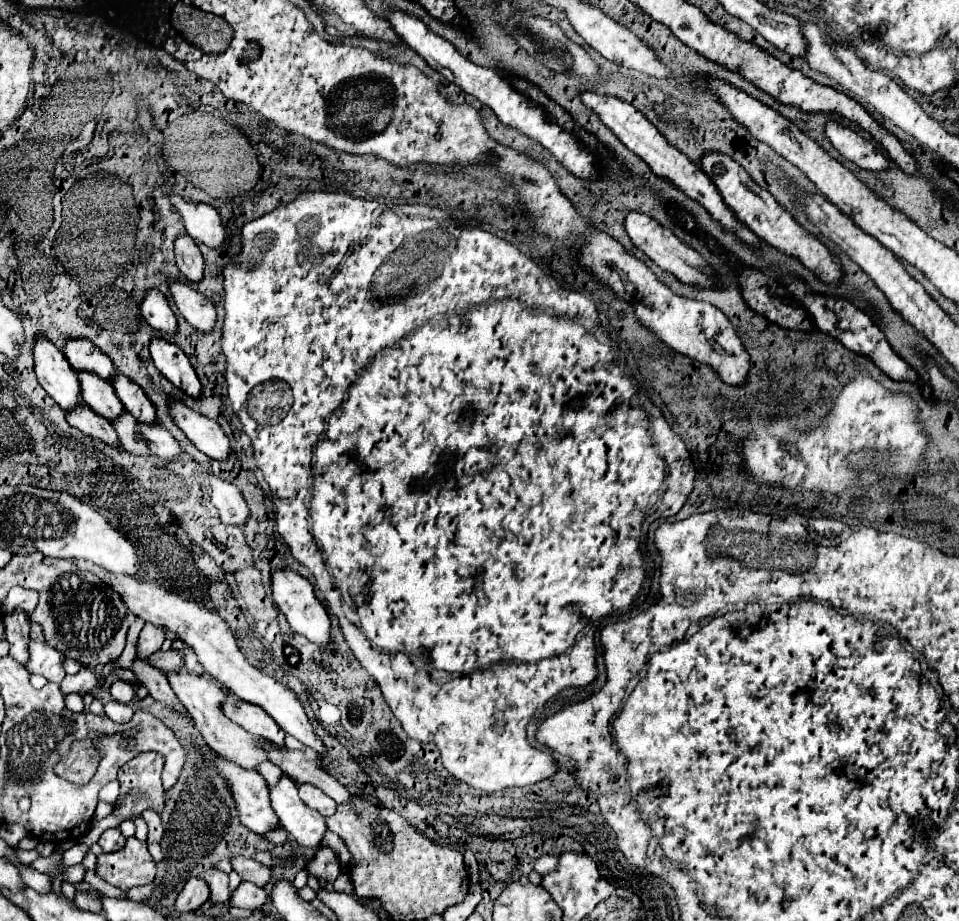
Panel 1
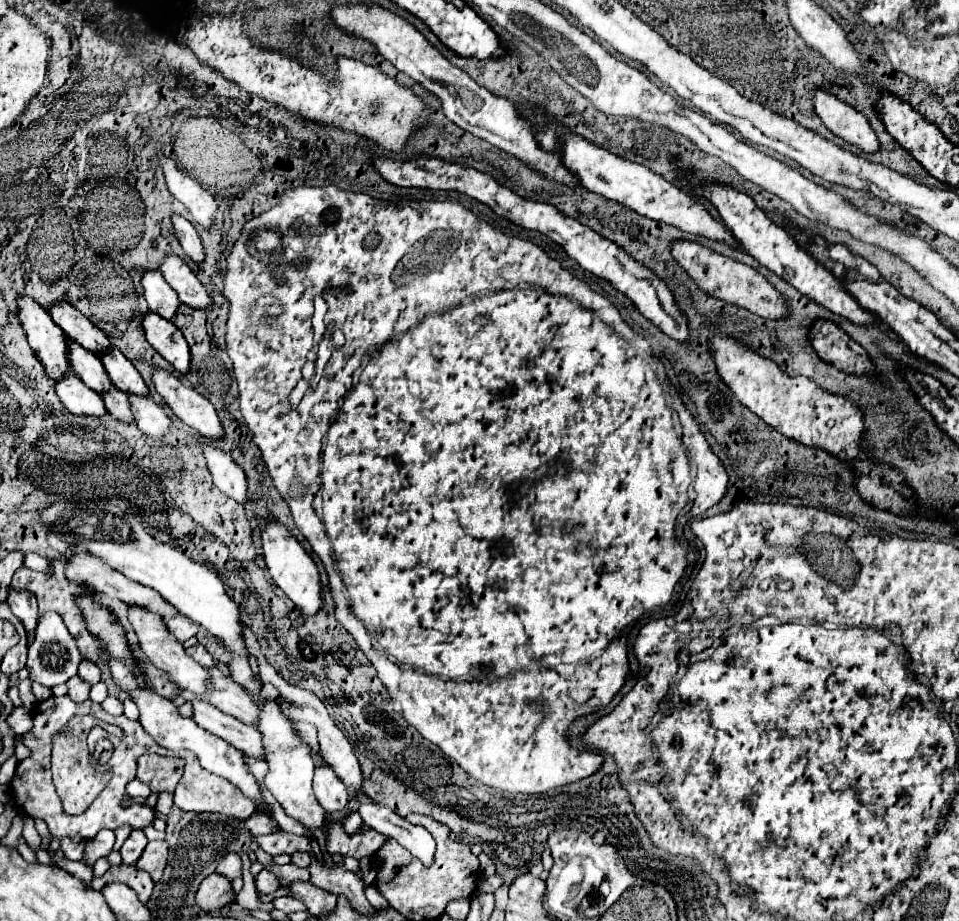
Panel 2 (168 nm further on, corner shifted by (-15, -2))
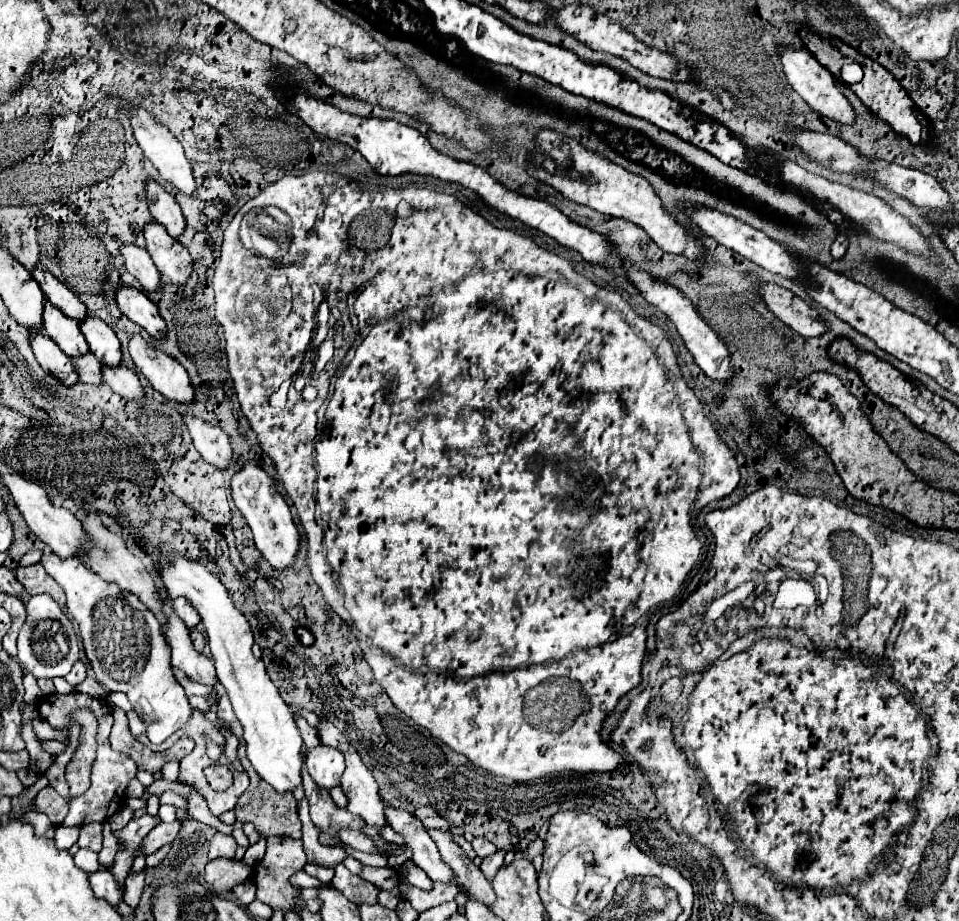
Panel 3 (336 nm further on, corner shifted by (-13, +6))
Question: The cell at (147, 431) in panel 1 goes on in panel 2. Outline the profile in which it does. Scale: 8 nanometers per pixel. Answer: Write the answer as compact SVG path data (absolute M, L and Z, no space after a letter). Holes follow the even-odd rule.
M127 395L127 397L137 427L145 435L161 439L171 427L171 419L167 417L165 409L159 407L151 397L143 397L143 395Z

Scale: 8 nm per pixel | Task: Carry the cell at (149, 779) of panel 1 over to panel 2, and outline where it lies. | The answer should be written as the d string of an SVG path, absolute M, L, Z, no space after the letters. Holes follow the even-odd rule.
M141 755L137 759L137 777L147 783L153 793L173 793L183 775L183 767L185 759L181 757Z

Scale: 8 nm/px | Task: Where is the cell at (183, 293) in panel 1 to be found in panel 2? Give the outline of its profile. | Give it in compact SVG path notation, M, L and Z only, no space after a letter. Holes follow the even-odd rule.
M167 255L159 271L163 273L165 281L177 291L181 303L197 309L209 307L209 293L179 255Z

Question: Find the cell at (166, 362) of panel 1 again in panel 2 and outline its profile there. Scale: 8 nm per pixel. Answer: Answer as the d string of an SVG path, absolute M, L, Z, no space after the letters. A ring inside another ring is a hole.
M147 311L141 319L141 327L145 331L147 341L165 357L179 373L185 373L191 363L189 345L183 339L181 331L161 315L155 315L153 311Z

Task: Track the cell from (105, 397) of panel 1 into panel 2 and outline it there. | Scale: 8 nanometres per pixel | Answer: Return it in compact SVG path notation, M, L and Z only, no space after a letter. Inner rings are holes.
M67 337L67 359L69 359L71 369L93 391L101 393L111 387L111 381L107 379L107 373L103 371L103 363L99 363L99 357L95 353L83 349L79 343L75 343L69 337Z

